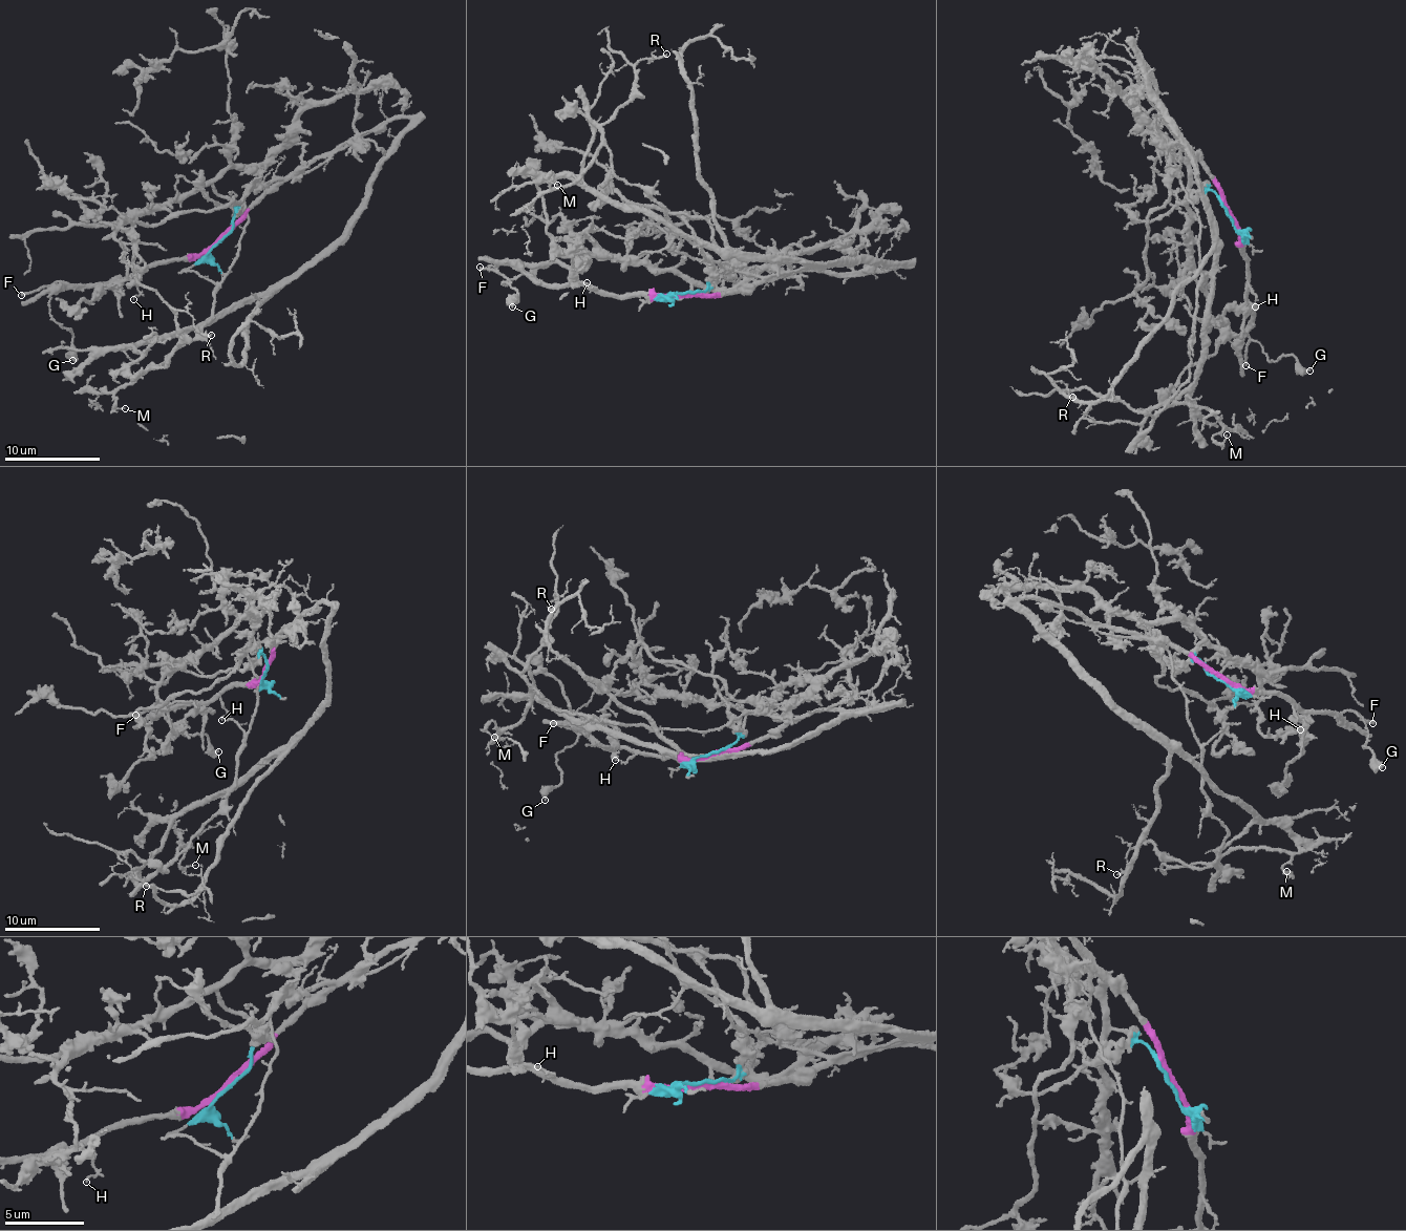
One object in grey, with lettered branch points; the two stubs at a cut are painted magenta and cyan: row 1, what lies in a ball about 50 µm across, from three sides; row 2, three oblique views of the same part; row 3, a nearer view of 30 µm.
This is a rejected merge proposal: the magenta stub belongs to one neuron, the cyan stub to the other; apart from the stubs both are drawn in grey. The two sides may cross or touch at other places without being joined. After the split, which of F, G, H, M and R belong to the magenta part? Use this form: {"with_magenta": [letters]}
{"with_magenta": ["F", "G", "H"]}

